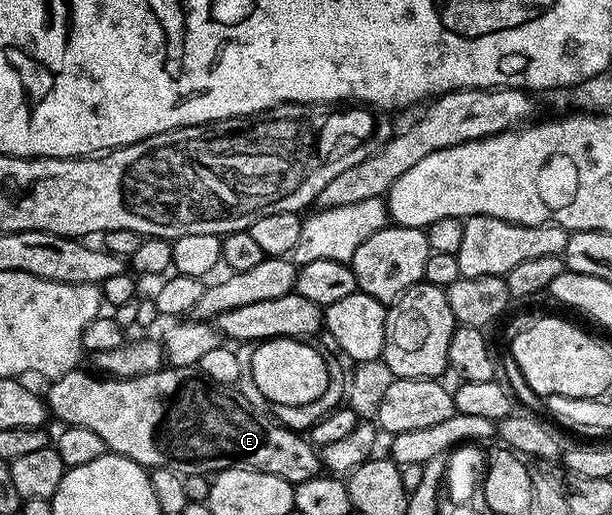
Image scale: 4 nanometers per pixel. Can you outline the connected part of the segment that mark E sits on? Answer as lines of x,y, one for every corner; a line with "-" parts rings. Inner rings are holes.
167,365
158,371
149,372
146,375
138,375
135,378
100,377
98,374
92,373
93,375
90,375
89,372
83,370
84,369
64,371
61,378
50,380
48,387
51,388
45,391
47,410
54,418
56,415
56,417
60,419
60,424
68,427
93,429
93,433
97,433
97,437
101,437
101,441
105,441
108,452
116,455
124,455
126,459
131,459
134,463
139,463
141,466
148,469
167,467
170,471
177,471
182,476
210,476
212,473
218,473
225,469
253,469
261,473
273,473
277,477
281,477
294,485
301,481
309,481
320,474
321,455
310,438
304,437
298,431
290,431
288,427
284,427
282,423
276,421
274,418
268,417
268,419
266,419
266,414
248,403
238,389
235,387
226,387
217,381
209,381
209,377
202,375
195,367
175,367

